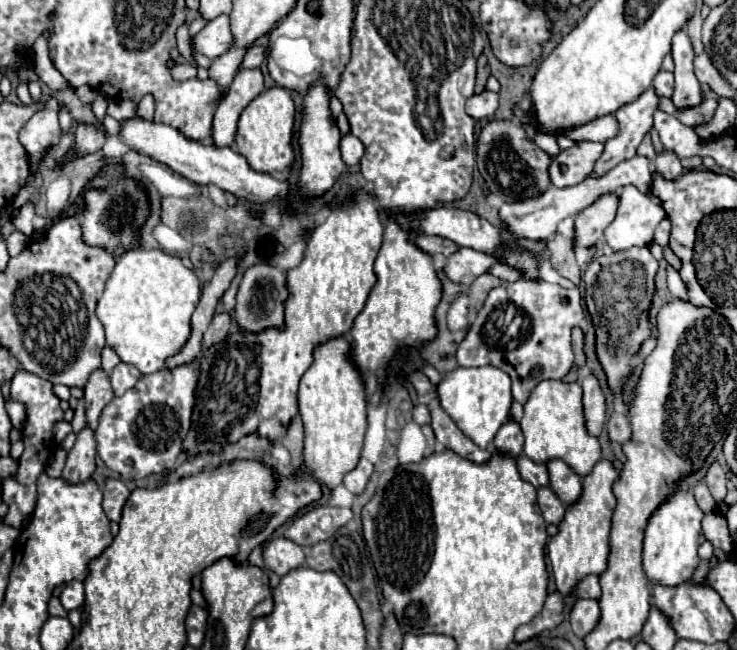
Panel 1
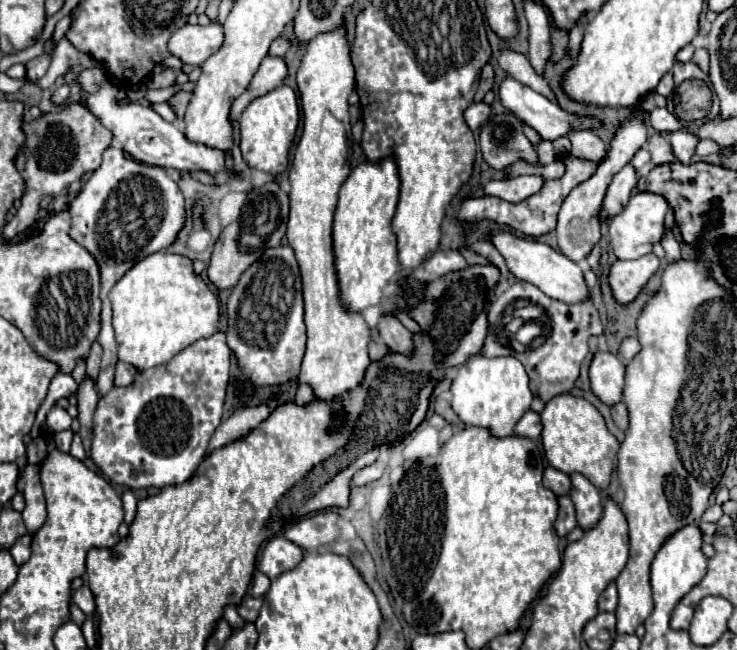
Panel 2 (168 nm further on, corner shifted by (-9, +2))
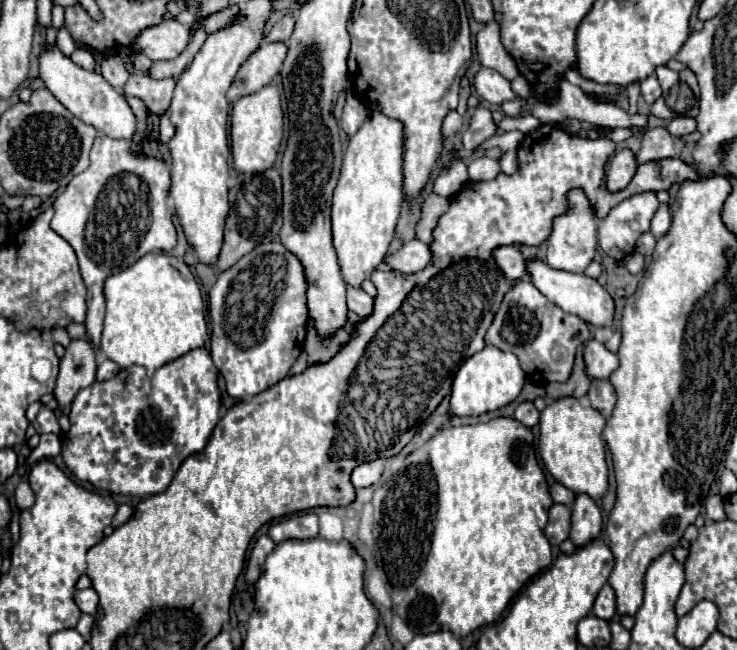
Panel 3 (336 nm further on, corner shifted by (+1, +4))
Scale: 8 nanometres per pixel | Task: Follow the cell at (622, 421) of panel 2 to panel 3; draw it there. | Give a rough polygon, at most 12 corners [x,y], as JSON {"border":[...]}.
{"border":[[592,380],[588,398],[604,418],[612,416],[616,392],[608,380]]}

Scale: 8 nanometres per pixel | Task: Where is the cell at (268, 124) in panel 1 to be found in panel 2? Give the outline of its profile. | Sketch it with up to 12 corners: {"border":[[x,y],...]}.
{"border":[[290,86],[252,100],[240,150],[252,170],[280,174],[298,126]]}

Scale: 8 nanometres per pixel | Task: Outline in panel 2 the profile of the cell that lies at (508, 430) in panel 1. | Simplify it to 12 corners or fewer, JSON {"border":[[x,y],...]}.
{"border":[[534,410],[520,418],[514,432],[536,440],[542,432],[540,414]]}

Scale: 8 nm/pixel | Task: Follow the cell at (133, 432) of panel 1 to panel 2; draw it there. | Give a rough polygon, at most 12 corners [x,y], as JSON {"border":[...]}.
{"border":[[216,332],[102,396],[90,458],[130,490],[178,486],[222,422]]}

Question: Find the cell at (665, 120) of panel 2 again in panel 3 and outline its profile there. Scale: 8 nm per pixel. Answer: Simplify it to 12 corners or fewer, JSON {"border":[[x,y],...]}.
{"border":[[568,80],[558,82],[560,102],[534,106],[544,124],[566,118],[606,128],[646,130],[648,116],[628,116],[612,102],[600,102]]}

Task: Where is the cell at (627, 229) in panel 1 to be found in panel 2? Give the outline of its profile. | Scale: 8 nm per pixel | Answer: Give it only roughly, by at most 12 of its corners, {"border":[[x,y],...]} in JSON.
{"border":[[634,192],[610,220],[618,260],[652,252],[668,202]]}

